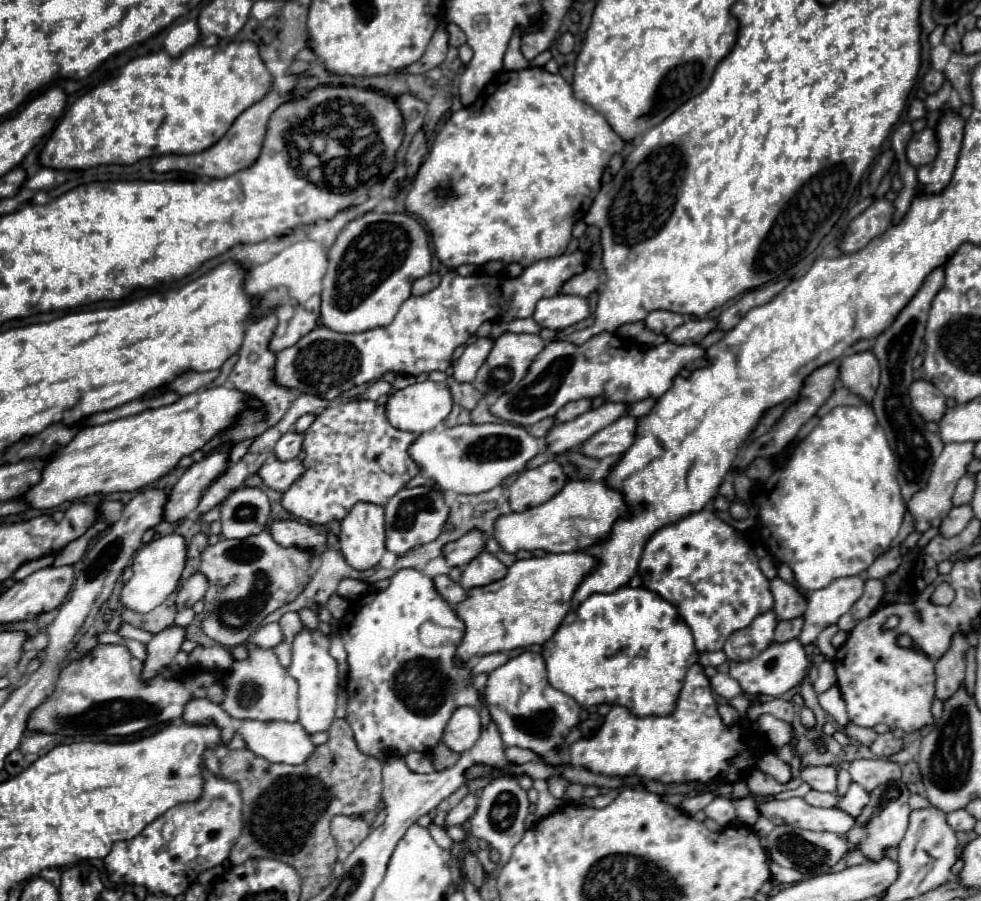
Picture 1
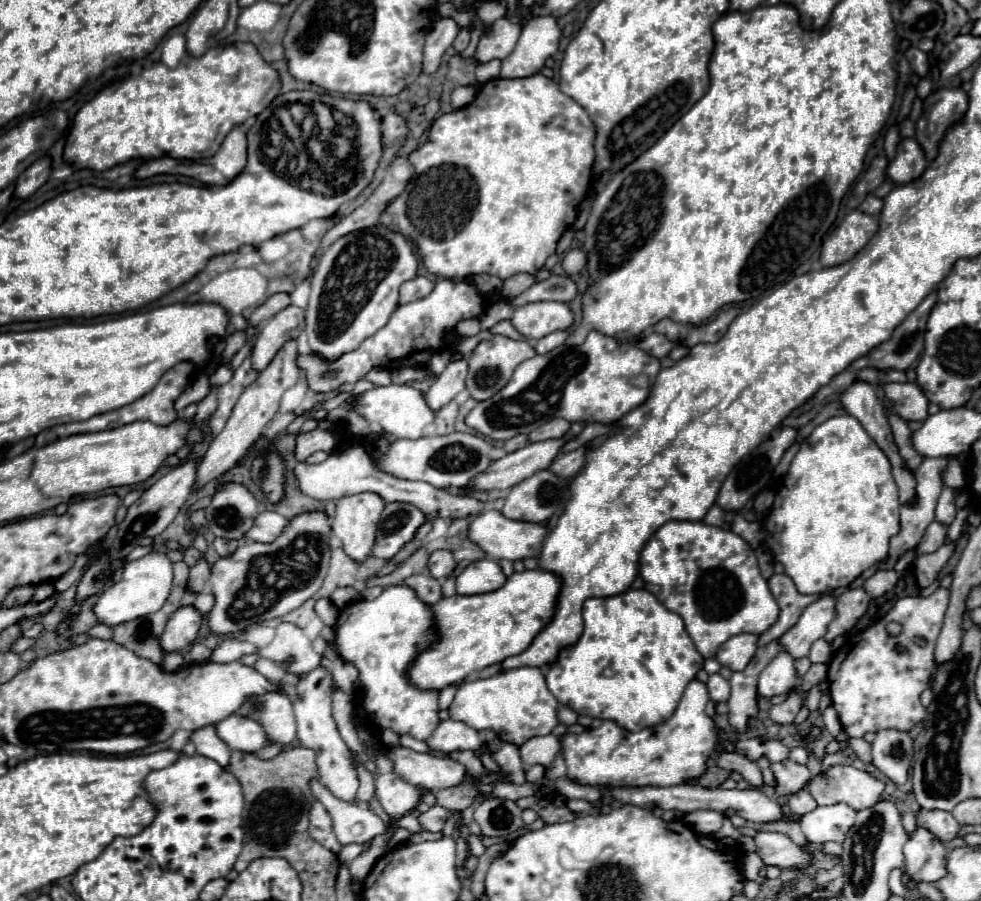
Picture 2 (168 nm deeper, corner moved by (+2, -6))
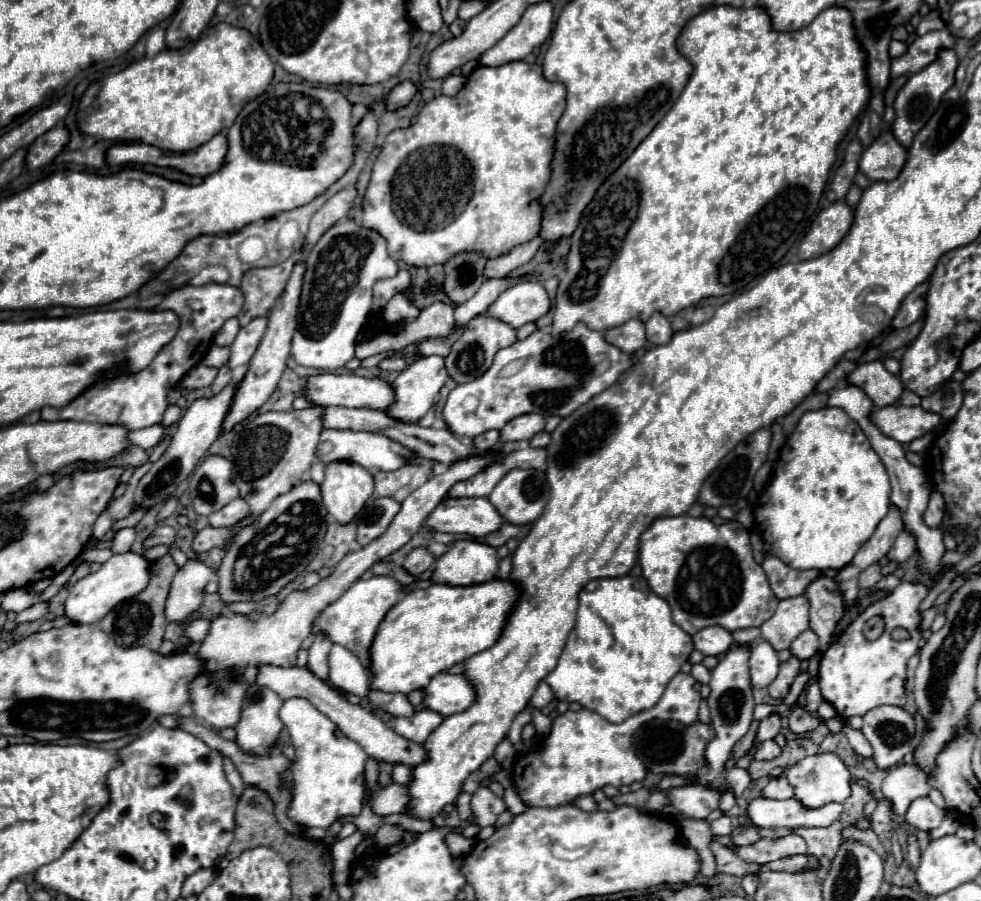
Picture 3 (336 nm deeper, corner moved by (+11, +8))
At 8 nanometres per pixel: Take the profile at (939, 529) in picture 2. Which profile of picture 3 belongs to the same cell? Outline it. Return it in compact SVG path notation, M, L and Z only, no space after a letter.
M903 530L895 544L893 544L893 550L889 550L889 560L895 560L895 562L905 562L909 556L913 556L917 552L917 542L915 542L915 536L907 530Z

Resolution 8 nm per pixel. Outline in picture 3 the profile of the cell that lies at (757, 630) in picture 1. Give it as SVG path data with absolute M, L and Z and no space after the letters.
M709 626L693 636L693 644L705 656L719 656L733 646L733 634L723 626Z

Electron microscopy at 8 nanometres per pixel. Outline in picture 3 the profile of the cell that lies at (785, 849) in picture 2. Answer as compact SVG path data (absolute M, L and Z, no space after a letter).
M739 826L731 832L731 838L735 842L735 846L747 846L747 844L755 844L761 840L759 836L759 828L757 826Z

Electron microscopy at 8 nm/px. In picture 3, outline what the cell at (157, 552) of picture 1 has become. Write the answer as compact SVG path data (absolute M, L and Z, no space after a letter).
M133 550L123 554L113 554L97 572L87 574L81 578L69 592L69 598L65 602L65 616L71 618L75 624L93 624L99 622L109 610L113 610L117 604L135 598L139 592L143 592L149 586L151 568L149 560Z

